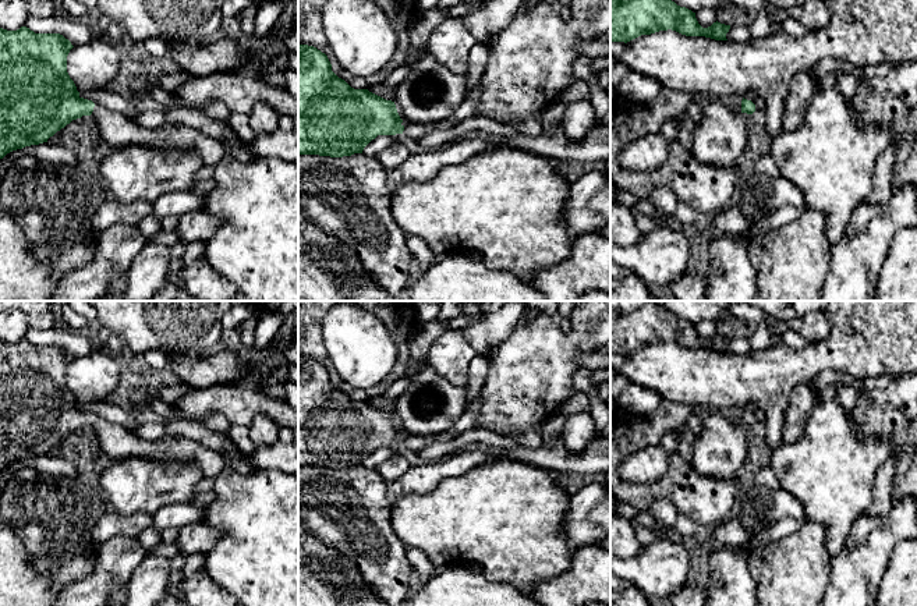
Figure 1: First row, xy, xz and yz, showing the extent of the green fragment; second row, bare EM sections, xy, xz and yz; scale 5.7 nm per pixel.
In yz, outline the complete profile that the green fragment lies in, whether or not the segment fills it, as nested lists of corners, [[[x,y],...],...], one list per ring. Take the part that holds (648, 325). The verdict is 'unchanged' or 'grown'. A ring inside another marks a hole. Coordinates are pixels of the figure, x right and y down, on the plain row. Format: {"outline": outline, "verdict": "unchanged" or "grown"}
{"outline": [[[645,304],[630,312],[610,311],[610,354],[627,355],[641,347],[668,341],[686,348],[727,352],[730,337],[716,333],[702,340],[695,325],[654,304]]], "verdict": "unchanged"}

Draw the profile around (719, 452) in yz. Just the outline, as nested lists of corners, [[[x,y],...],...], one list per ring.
[[[718,408],[700,412],[702,430],[695,436],[691,465],[704,476],[734,478],[748,453],[743,425],[726,419]]]

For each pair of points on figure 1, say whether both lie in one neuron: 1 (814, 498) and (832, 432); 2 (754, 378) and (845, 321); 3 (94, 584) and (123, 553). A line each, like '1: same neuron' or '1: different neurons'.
1: same neuron
2: same neuron
3: same neuron

